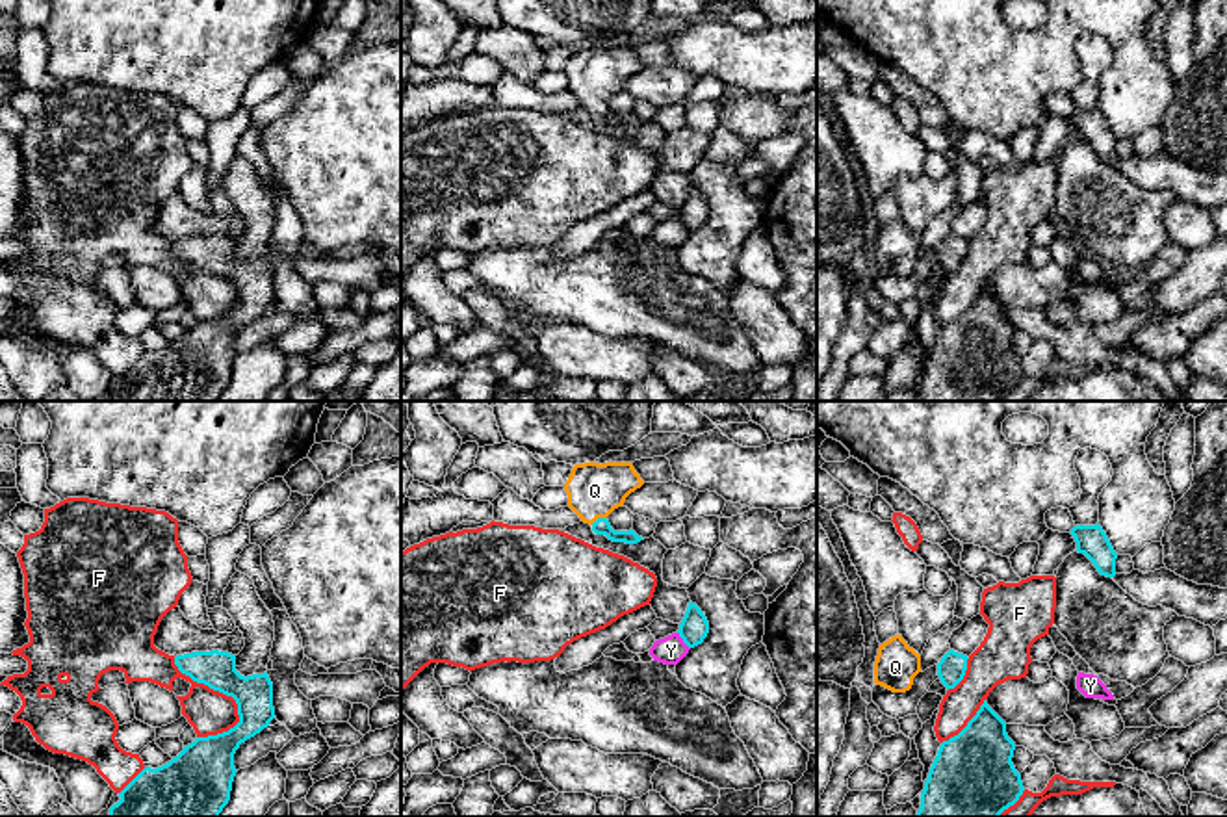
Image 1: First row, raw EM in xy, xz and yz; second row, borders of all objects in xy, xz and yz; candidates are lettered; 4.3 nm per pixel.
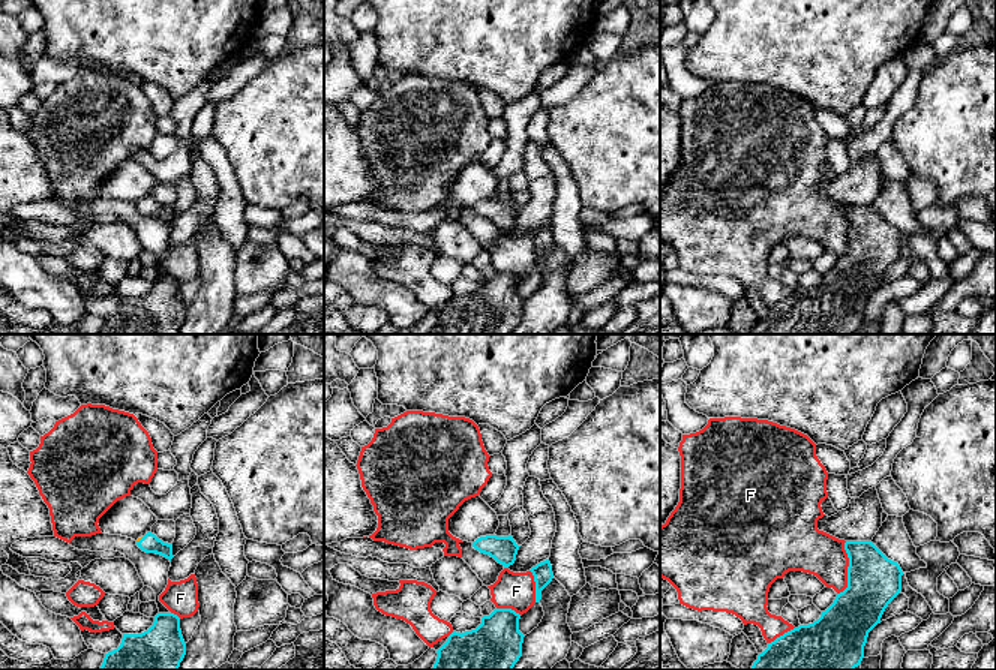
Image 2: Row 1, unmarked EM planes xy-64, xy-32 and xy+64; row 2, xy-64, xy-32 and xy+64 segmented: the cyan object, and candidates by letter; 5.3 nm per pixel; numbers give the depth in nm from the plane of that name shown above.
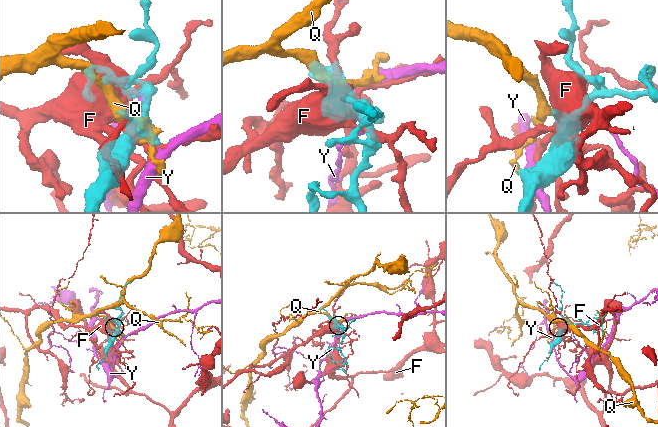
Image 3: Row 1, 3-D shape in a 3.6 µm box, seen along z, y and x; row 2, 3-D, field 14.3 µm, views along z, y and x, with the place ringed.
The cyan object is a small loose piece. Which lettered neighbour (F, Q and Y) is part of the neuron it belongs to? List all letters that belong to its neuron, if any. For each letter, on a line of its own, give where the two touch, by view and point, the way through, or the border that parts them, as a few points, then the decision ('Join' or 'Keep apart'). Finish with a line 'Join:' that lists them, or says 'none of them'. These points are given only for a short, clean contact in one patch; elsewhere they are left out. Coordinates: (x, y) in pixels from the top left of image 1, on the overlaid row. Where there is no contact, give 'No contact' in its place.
F: Touches cyan at xy (216, 689). Keep apart
Q: Touches cyan at xz (598, 518). Path across: xz (602, 526), (598, 518), (594, 491). Join
Y: Touches cyan at xz (684, 641). Boundary: xz (678, 632), (689, 648). Keep apart
Join: Q

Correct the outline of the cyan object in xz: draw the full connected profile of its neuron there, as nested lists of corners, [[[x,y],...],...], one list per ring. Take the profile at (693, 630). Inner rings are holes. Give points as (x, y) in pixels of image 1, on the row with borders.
[[[689,602],[678,633],[689,648],[702,644],[707,637],[709,622],[696,603]]]

